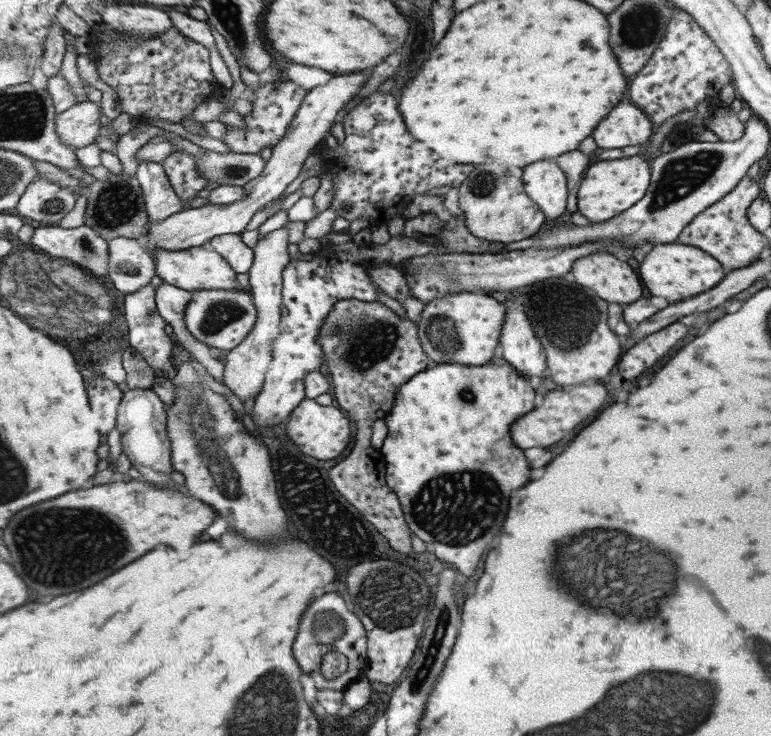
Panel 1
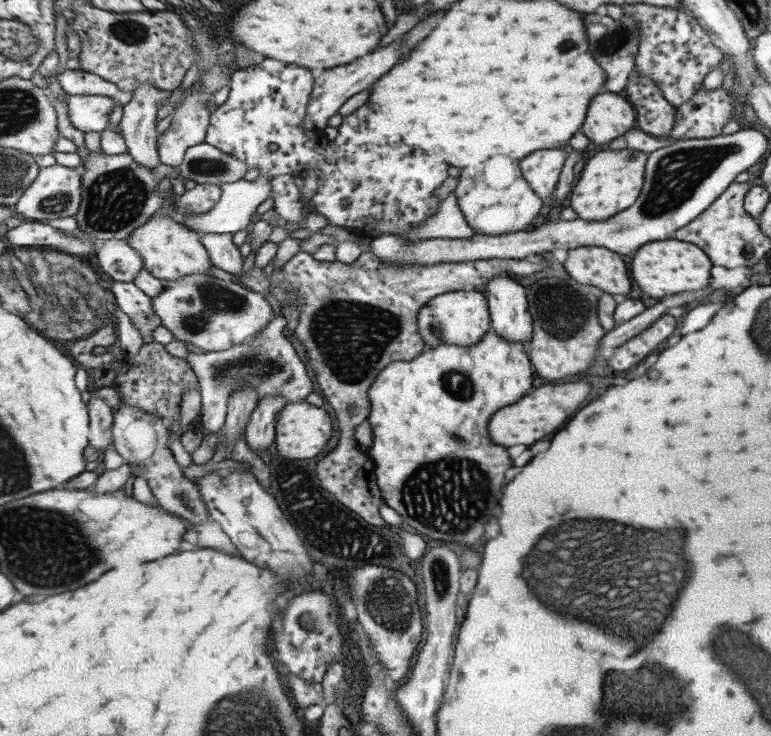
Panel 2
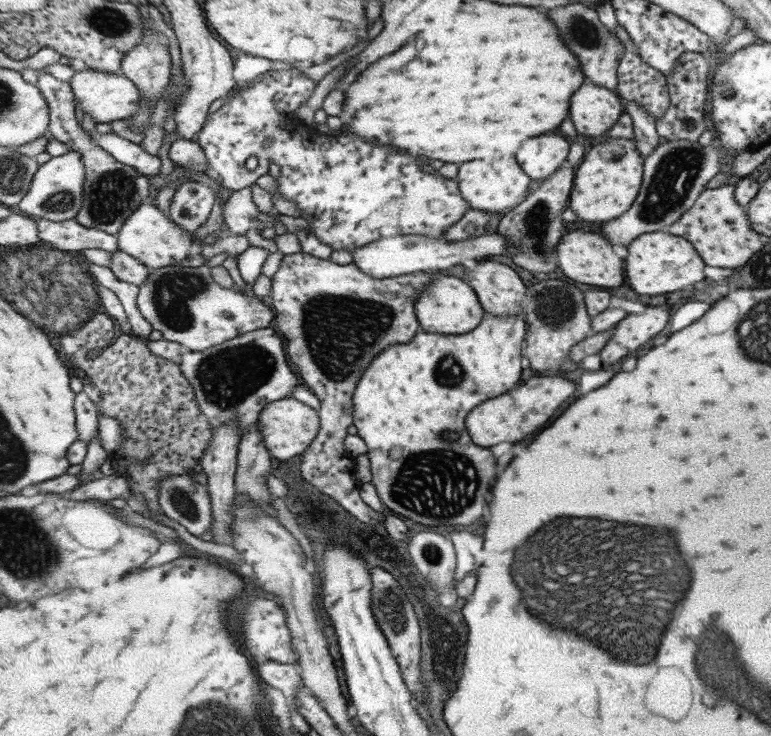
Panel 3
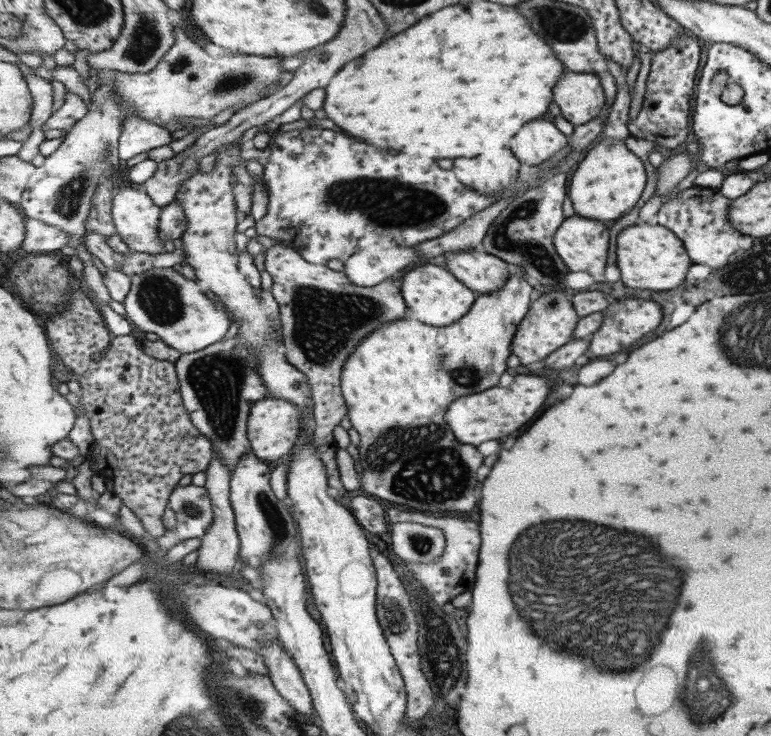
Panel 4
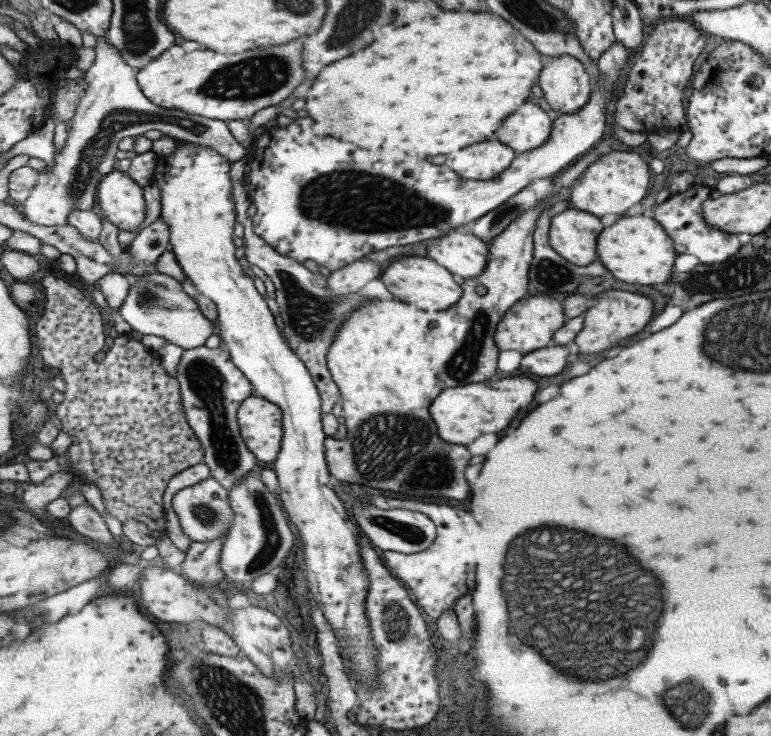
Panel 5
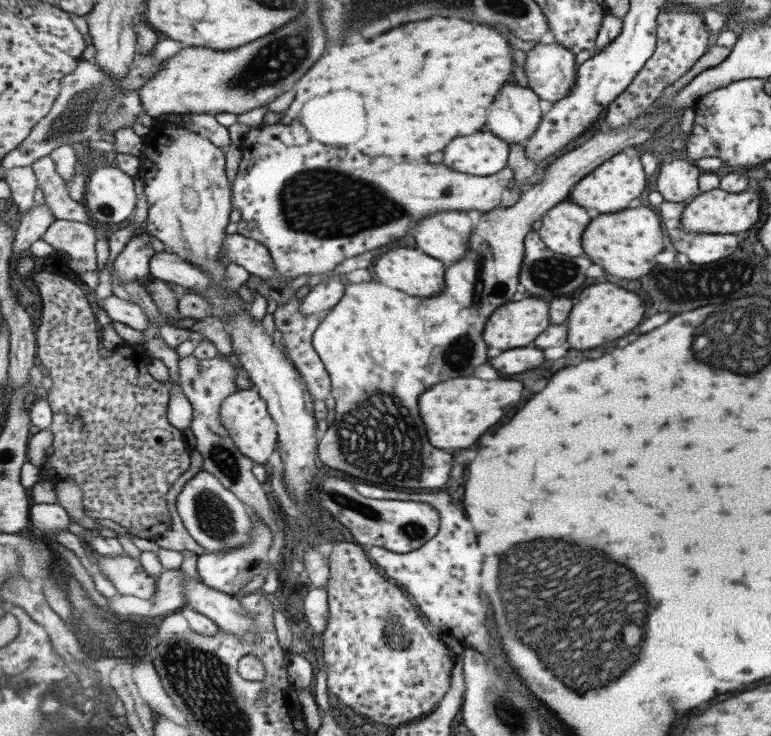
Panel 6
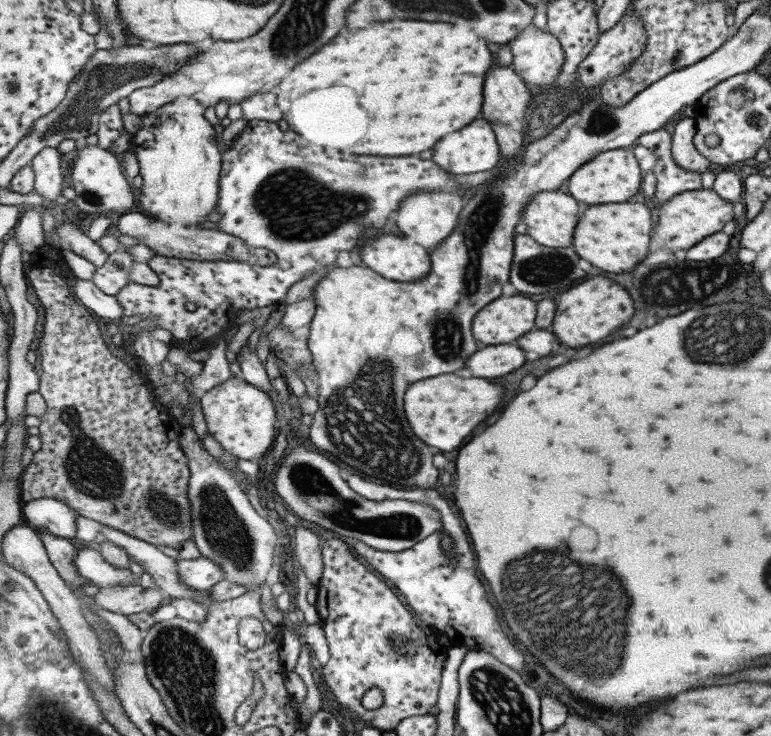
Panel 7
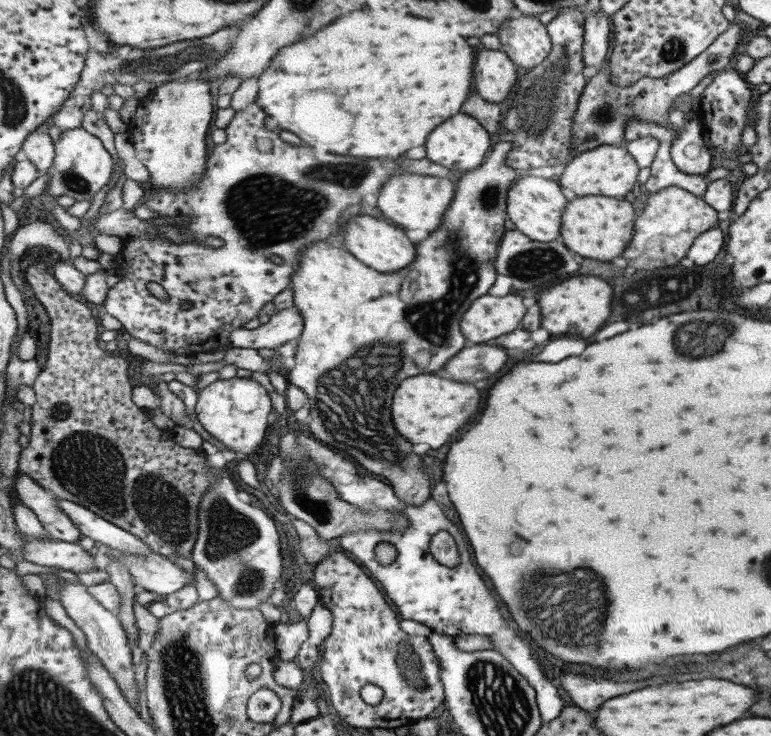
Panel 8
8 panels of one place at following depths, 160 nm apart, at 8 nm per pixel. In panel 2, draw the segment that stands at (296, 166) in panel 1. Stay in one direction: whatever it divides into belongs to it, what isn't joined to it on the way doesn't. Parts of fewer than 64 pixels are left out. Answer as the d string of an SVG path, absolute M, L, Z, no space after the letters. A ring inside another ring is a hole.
M397 40L397 42L389 44L389 46L383 46L383 48L375 50L375 54L369 54L367 58L359 58L359 62L353 62L351 66L347 64L347 66L337 66L337 68L321 70L321 74L316 78L307 114L304 117L306 131L327 128L329 118L335 116L343 104L349 98L353 98L353 94L357 94L359 90L367 90L371 84L375 84L385 72L389 72L399 62L399 58L403 56L401 46L403 46L403 40ZM259 175L255 181L241 179L231 184L222 184L222 197L220 201L205 214L194 214L194 216L186 216L186 218L179 218L187 228L196 230L201 235L213 233L235 233L245 230L253 218L253 214L257 212L257 206L261 206L272 193L272 178L267 175Z

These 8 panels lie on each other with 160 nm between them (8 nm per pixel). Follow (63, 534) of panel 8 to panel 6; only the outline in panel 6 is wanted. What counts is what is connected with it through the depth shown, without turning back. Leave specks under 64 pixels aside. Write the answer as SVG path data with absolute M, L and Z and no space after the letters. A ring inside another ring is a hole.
M35 503L30 510L30 529L37 533L41 531L53 537L56 533L68 530L71 525L67 510L59 503Z

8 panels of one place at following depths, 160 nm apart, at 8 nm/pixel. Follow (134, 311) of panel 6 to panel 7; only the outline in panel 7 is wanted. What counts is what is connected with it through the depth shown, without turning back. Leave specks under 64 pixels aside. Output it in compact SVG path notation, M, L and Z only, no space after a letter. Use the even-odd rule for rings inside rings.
M74 277L72 290L79 302L83 302L87 308L100 318L108 319L109 322L120 327L121 318L124 317L124 308L116 296L105 294L93 280L84 280Z

